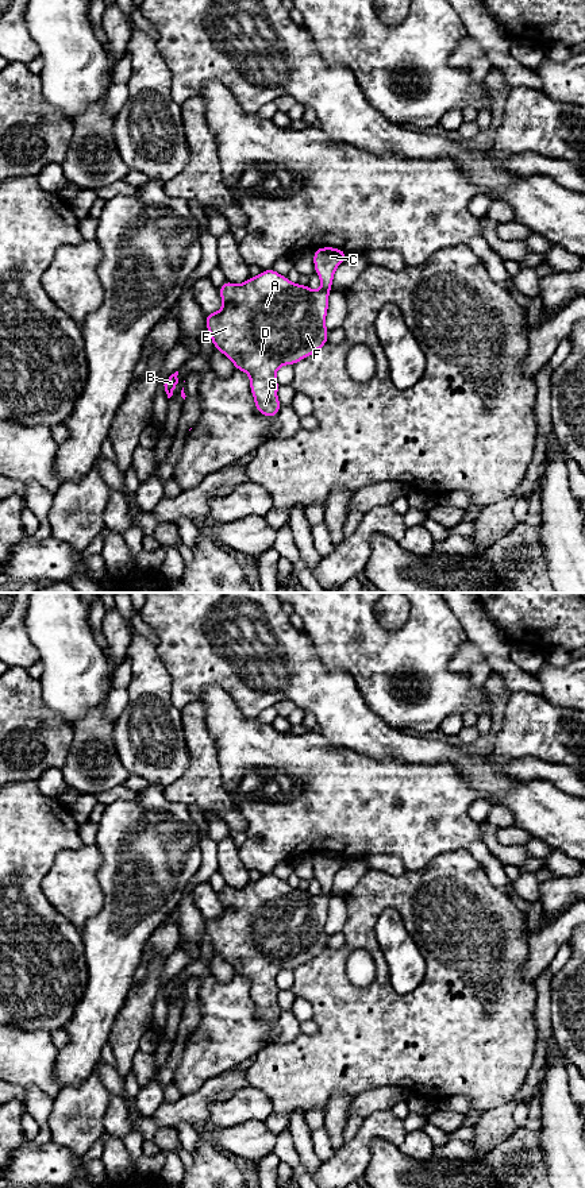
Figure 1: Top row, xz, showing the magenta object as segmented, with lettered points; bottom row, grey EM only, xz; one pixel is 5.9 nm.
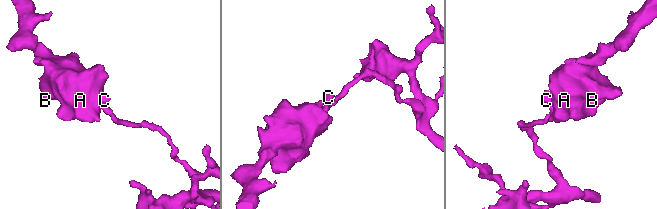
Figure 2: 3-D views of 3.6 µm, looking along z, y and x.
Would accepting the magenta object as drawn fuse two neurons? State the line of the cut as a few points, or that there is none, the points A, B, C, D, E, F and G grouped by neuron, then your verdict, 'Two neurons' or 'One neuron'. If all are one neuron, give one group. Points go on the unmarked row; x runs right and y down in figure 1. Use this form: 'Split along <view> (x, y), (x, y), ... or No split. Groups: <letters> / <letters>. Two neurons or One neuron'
Split along xz (322, 893), (330, 894). Groups: A B D E F G / C. Two neurons

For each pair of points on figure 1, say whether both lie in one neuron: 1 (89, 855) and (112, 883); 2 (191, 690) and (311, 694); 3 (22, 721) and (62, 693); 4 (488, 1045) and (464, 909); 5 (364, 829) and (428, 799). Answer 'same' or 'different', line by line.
1: different
2: same
3: different
4: same
5: same

